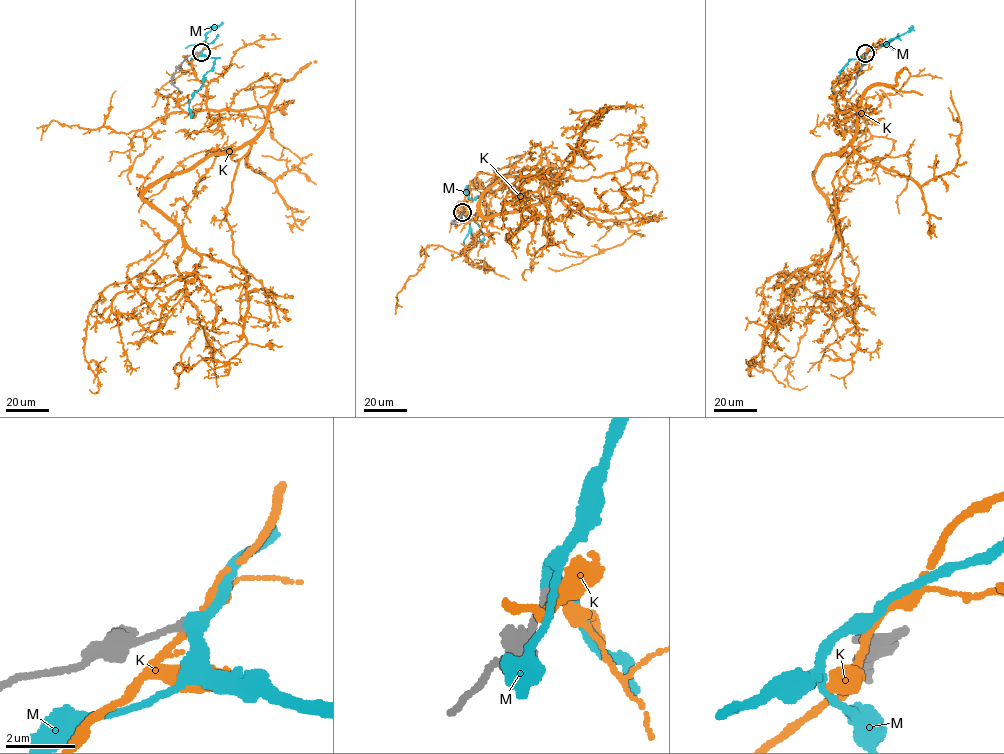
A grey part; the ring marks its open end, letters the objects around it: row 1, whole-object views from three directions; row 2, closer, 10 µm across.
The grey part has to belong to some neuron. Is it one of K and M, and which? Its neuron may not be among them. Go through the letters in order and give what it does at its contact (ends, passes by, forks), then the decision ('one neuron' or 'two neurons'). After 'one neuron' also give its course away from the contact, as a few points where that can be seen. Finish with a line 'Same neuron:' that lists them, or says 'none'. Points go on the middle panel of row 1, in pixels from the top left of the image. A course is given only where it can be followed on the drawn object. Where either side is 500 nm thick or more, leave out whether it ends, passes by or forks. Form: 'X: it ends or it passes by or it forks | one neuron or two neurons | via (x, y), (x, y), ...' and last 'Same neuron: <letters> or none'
K: it passes by | two neurons
M: it passes by | one neuron | via (462, 213), (469, 191), (468, 188), (465, 189), (467, 185), (469, 197), (479, 197)
Same neuron: M

